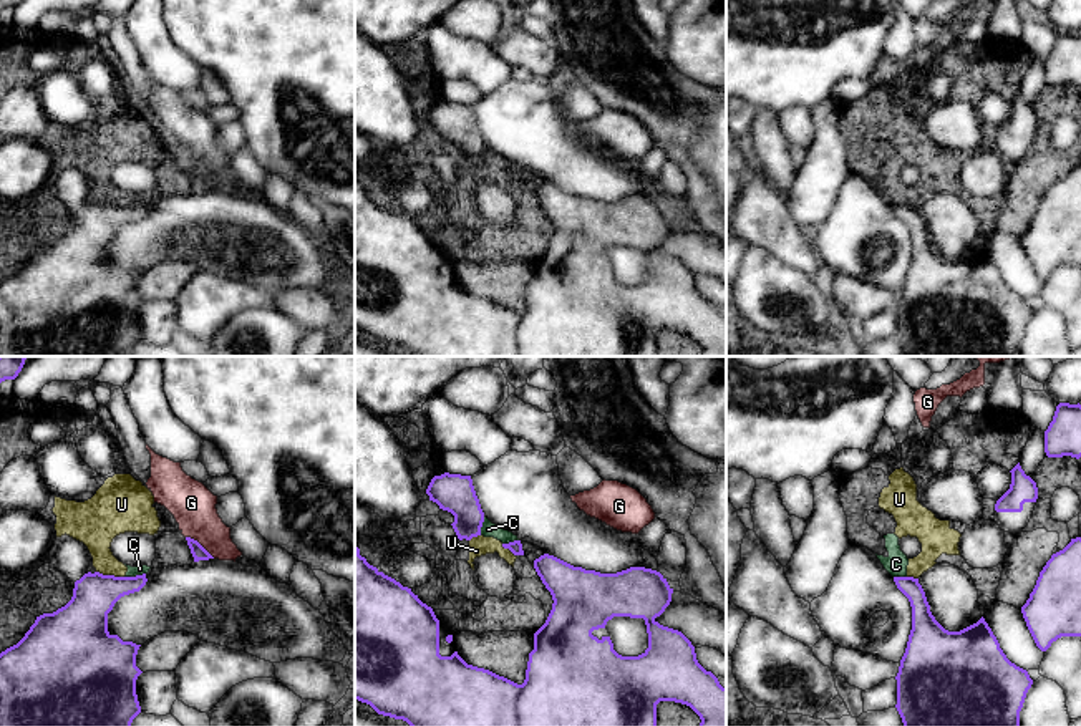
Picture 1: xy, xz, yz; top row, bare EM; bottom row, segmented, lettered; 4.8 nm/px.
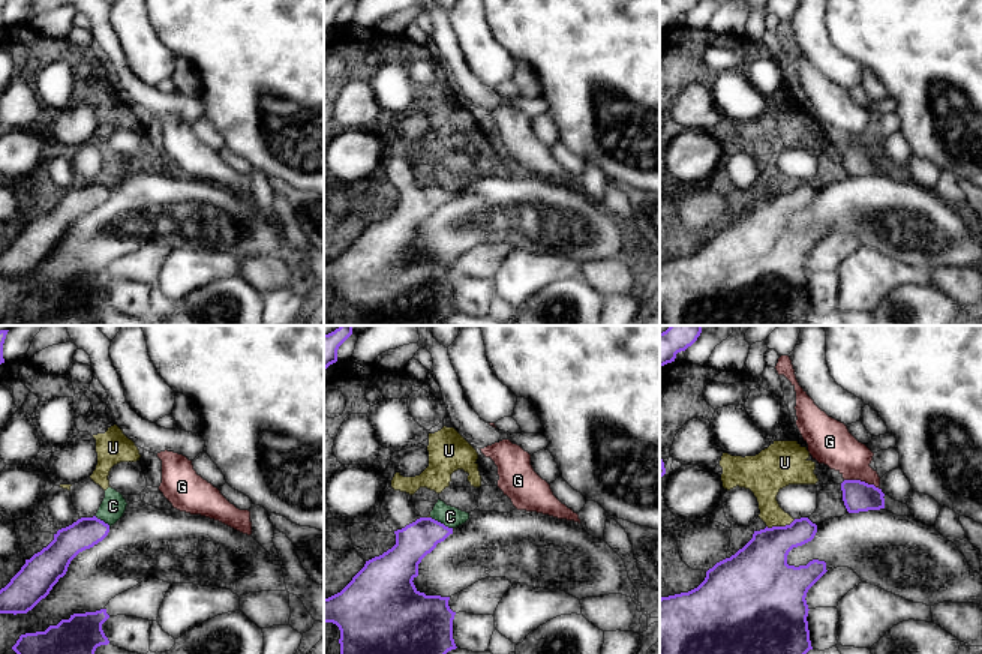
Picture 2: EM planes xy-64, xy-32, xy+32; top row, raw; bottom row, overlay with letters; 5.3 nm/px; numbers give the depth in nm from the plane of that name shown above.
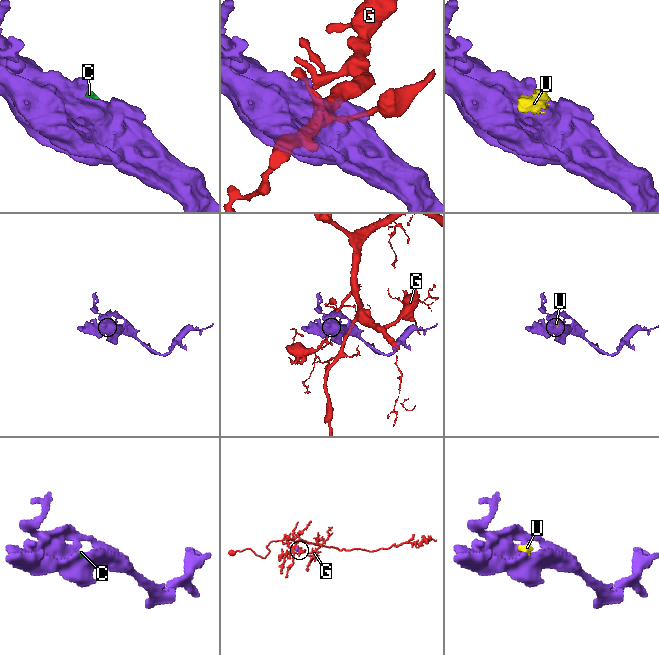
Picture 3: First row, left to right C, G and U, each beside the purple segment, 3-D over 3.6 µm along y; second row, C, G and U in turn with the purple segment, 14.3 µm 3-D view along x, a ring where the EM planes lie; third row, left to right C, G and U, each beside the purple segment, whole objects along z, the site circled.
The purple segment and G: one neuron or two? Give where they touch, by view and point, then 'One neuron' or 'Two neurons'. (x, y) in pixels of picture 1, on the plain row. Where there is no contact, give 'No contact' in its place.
Touches purple at xy (199, 173). Two neurons

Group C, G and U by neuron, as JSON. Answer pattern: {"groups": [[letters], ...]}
{"groups": [["C", "U"], ["G"]]}

